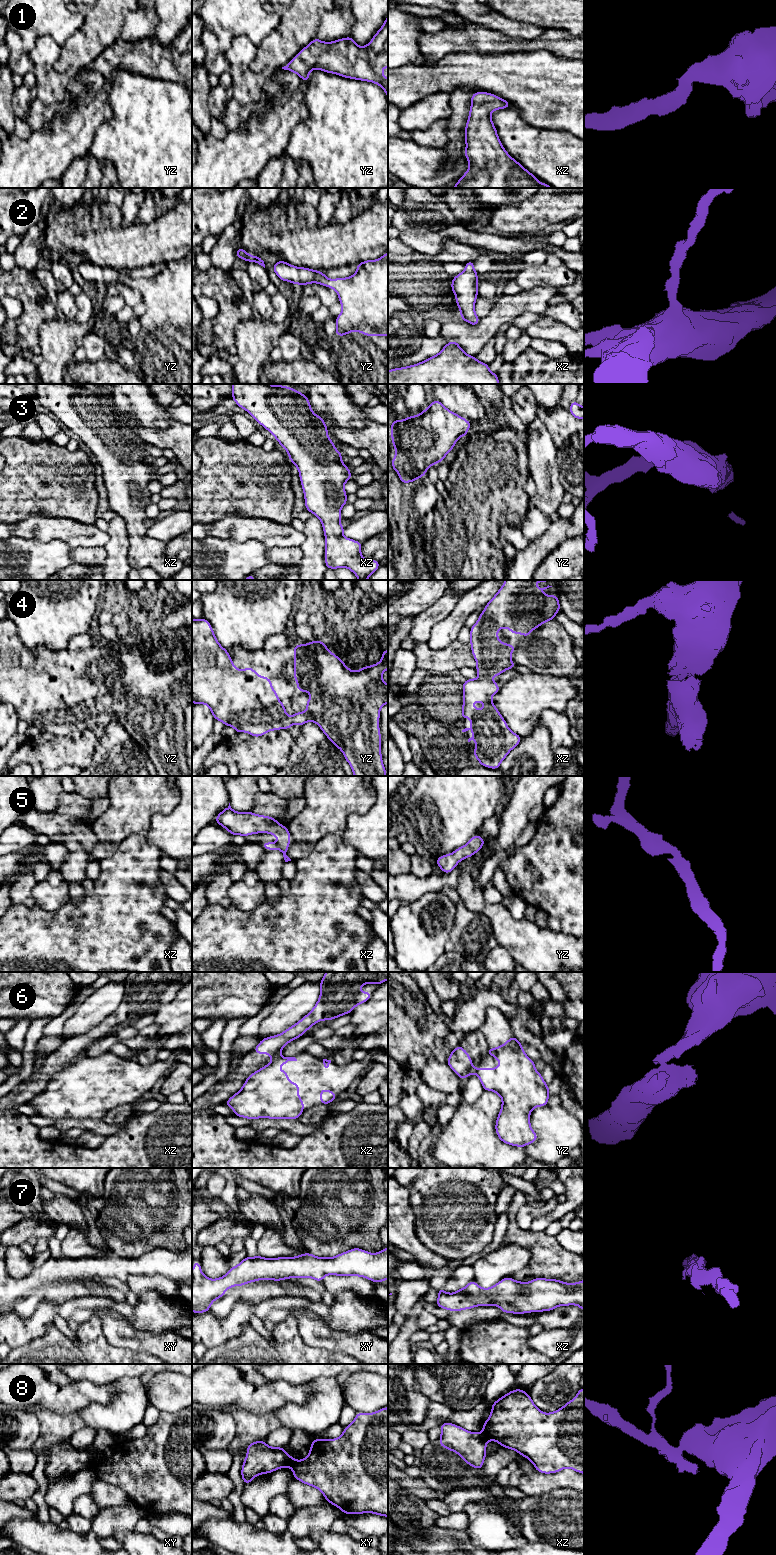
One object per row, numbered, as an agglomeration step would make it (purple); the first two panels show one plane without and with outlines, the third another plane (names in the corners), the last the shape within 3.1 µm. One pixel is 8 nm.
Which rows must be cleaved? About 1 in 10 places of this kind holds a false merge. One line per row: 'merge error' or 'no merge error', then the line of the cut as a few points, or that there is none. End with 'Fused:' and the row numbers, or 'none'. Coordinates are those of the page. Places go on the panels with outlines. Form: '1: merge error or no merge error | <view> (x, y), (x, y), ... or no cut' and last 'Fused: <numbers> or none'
1: no merge error | no cut
2: no merge error | no cut
3: no merge error | no cut
4: no merge error | no cut
5: no merge error | no cut
6: merge error | xz (279, 1055), (273, 1059)
7: no merge error | no cut
8: merge error | xz (481, 1433), (489, 1439)
Fused: 6, 8

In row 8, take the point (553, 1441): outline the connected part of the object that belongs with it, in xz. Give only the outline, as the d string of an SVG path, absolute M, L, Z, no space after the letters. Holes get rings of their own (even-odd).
M580 1387L571 1401L551 1413L538 1409L523 1389L514 1389L492 1403L482 1434L530 1460L540 1473L557 1473L569 1468L584 1474L584 1388Z

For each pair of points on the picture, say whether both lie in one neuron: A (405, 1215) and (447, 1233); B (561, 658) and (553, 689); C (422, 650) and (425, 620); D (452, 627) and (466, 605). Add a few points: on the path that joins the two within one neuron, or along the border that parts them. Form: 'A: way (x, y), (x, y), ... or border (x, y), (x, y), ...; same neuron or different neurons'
A: border (409, 1196), (415, 1217), (415, 1234), (421, 1242); different neurons
B: border (533, 671), (567, 677); different neurons
C: border (426, 642), (415, 644); different neurons
D: way (454, 622), (462, 610); same neuron

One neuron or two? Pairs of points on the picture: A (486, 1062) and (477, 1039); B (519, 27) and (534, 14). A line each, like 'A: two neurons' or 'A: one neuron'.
A: two neurons
B: two neurons

